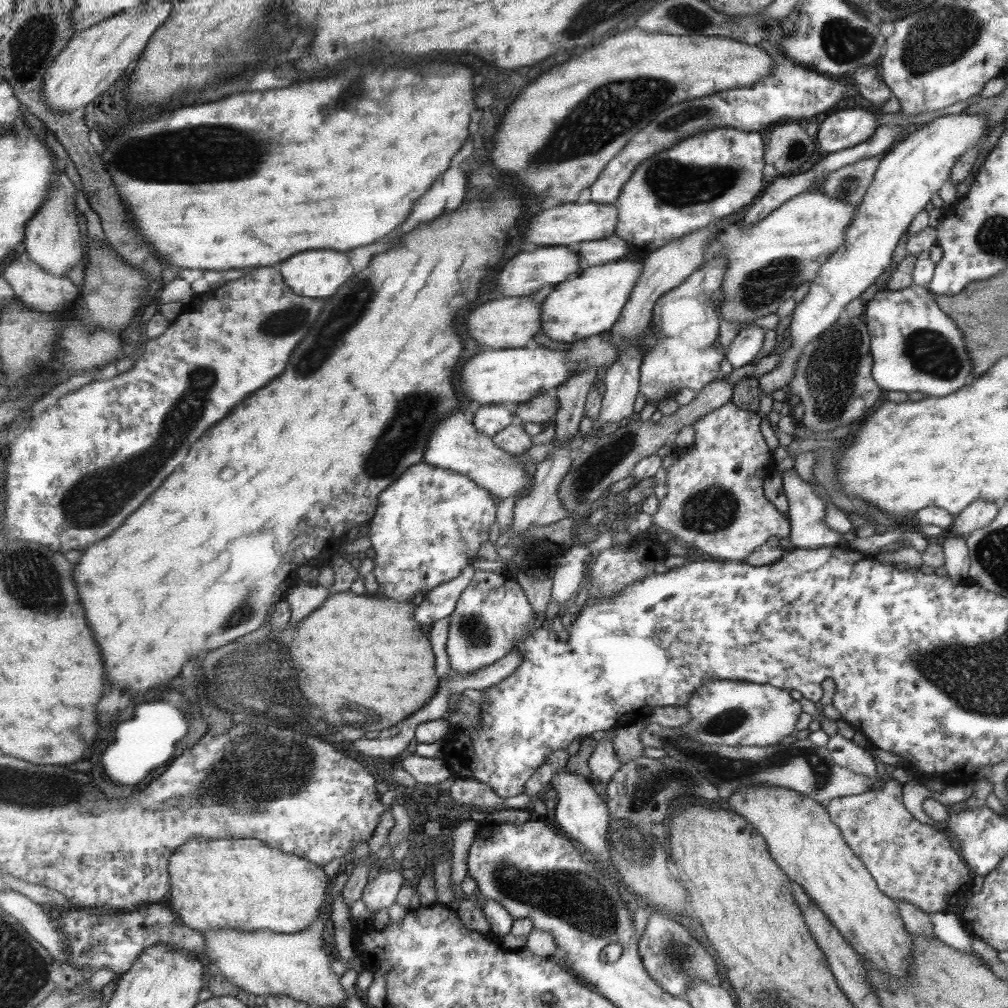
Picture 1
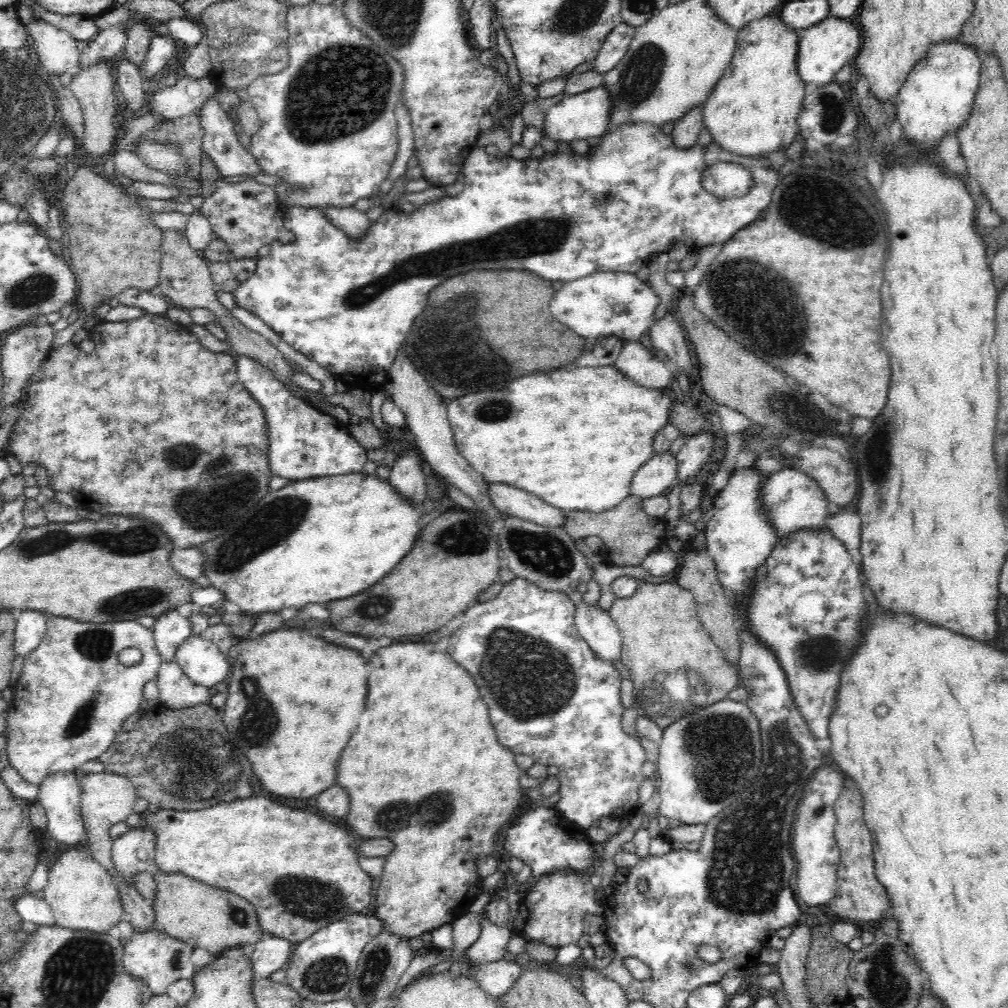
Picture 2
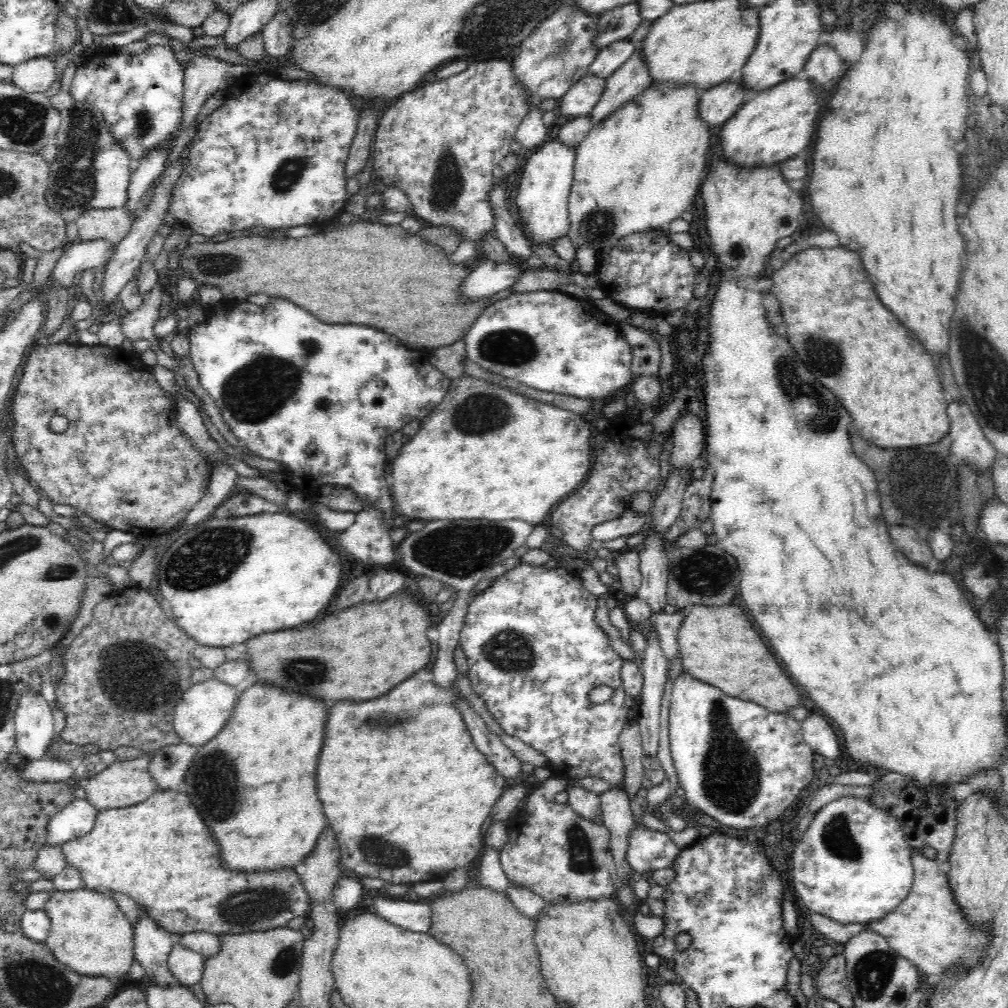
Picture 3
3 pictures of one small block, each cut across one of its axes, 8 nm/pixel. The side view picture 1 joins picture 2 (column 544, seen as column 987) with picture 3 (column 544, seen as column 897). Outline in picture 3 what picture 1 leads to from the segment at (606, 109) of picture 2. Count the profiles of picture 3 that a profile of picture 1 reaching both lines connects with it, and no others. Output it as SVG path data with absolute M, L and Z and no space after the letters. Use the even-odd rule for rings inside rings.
M560 139L543 142L540 148L526 160L517 194L520 210L521 228L538 243L550 243L568 234L570 217L568 196L574 182L574 162L577 146L562 142Z

